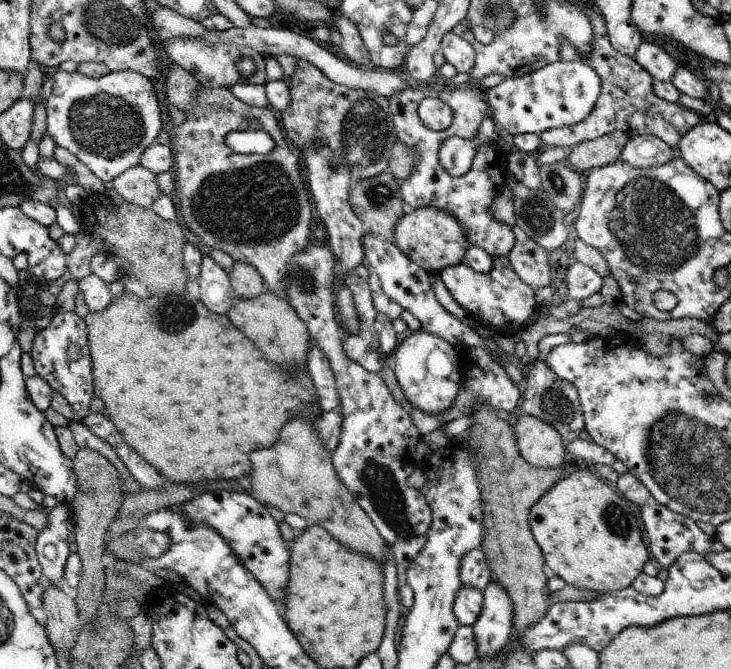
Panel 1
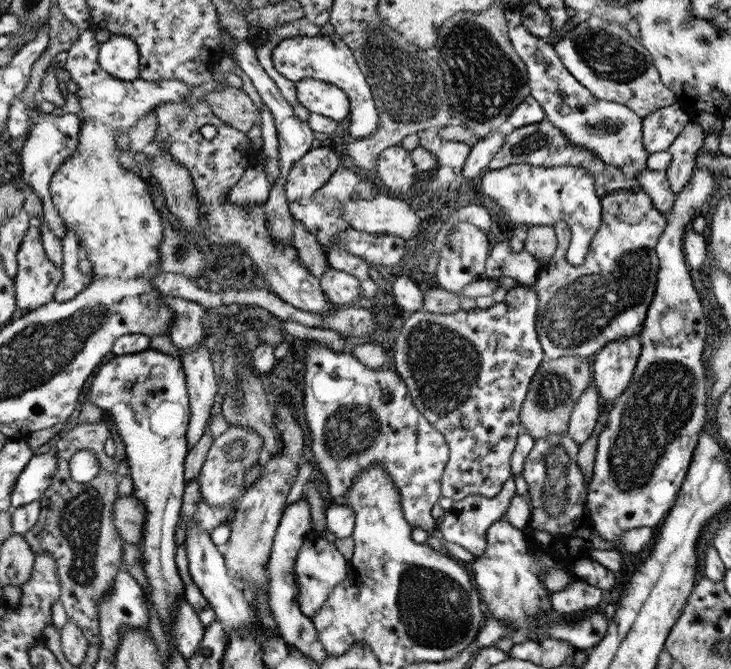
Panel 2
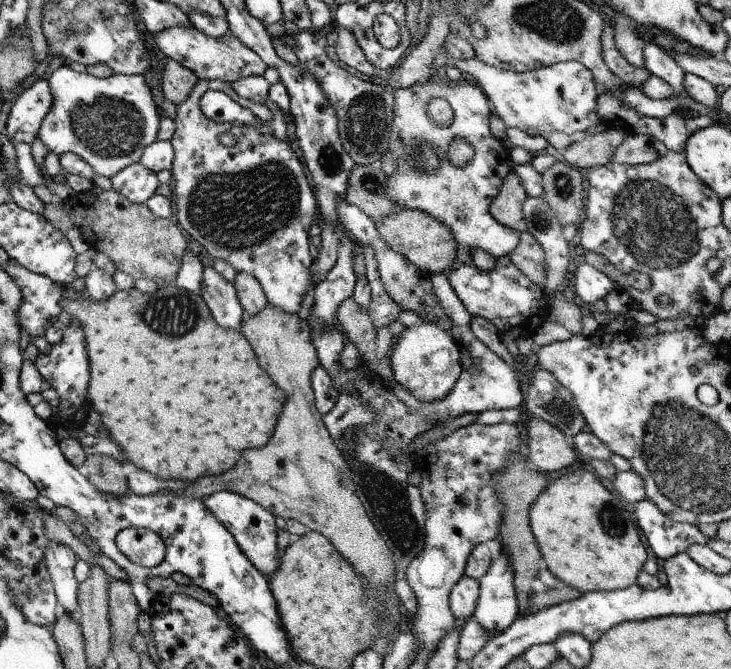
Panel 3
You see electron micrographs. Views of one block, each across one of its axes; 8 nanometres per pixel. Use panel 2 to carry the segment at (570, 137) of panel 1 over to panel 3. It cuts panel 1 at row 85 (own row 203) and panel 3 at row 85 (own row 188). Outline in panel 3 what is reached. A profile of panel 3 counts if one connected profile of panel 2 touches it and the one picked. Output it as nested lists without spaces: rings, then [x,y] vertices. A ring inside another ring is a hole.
[[[606,23],[601,34],[601,47],[603,59],[606,66],[621,80],[624,85],[632,85],[640,88],[643,82],[651,73],[648,69],[642,67],[637,69],[632,66],[616,48],[613,39],[613,26]]]

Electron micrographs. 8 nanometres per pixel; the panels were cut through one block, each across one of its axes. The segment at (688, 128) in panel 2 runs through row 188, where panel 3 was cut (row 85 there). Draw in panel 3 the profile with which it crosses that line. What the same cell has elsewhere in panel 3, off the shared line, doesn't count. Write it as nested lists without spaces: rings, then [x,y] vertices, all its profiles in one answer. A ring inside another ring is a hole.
[[[646,42],[643,48],[643,57],[645,68],[652,75],[659,76],[671,84],[676,96],[685,90],[683,85],[685,72],[668,52],[658,45]]]

